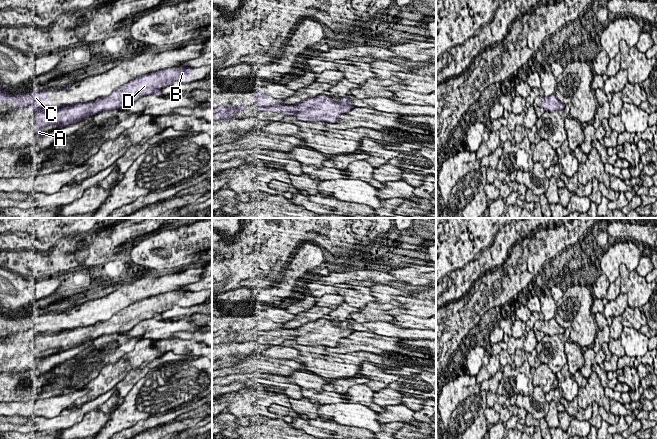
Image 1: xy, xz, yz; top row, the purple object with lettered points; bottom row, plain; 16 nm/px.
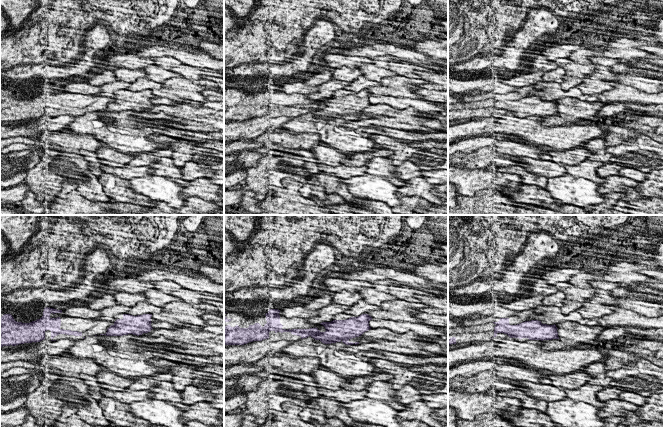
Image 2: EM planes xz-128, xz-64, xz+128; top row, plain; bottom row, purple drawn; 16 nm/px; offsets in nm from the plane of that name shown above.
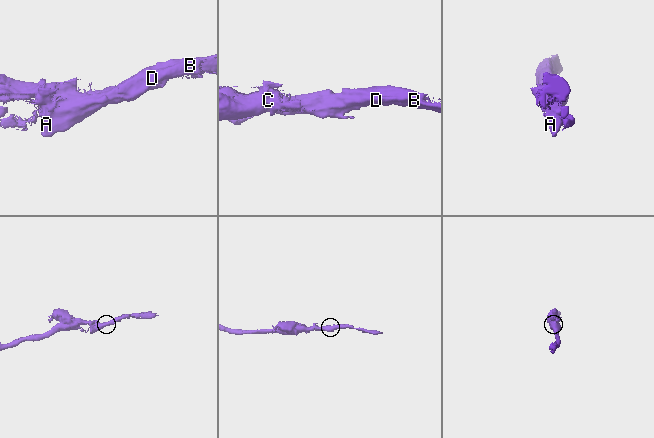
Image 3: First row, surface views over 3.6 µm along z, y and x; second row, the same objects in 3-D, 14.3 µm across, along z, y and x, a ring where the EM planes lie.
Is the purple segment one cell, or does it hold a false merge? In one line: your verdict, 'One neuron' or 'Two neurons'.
Two neurons

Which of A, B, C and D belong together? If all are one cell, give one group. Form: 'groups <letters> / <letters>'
groups A B D / C

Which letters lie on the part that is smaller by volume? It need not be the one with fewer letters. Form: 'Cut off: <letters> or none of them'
Cut off: A, B, D

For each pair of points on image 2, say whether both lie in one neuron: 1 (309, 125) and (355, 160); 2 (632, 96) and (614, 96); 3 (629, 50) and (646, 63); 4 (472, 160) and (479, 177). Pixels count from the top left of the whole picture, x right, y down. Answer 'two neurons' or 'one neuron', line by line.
1: two neurons
2: one neuron
3: two neurons
4: two neurons

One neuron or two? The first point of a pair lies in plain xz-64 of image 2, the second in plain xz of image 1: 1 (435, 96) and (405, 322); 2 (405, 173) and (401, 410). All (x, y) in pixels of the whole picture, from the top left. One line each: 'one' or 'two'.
1: one
2: two

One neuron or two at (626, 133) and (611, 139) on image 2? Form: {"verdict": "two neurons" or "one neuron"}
{"verdict": "one neuron"}

